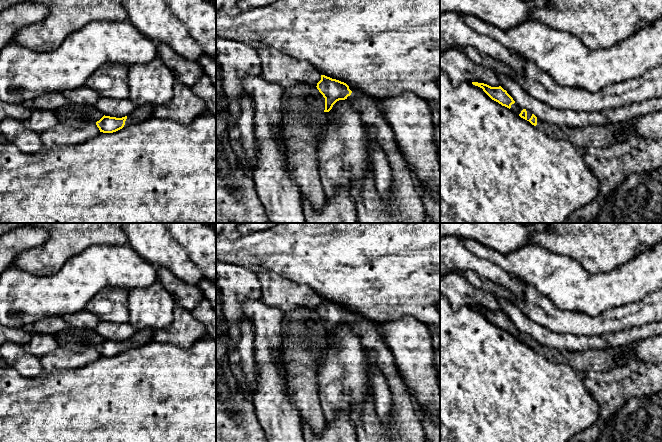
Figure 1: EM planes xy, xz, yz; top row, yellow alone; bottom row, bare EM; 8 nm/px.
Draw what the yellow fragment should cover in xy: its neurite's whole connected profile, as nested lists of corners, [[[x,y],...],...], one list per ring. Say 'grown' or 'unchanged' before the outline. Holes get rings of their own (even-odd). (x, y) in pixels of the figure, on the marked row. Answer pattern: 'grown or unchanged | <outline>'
grown | [[[144,104],[136,107],[134,111],[128,116],[122,118],[103,116],[99,121],[96,122],[100,132],[113,133],[123,127],[127,127],[139,122],[142,122],[153,115],[154,106],[150,104]]]

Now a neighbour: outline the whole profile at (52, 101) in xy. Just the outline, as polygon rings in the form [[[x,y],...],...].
[[[48,92],[36,99],[27,100],[23,104],[31,110],[42,109],[56,112],[60,108],[68,107],[69,103],[63,93]]]

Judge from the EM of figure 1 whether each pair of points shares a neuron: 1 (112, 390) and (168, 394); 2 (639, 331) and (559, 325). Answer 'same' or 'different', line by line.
1: same
2: different

